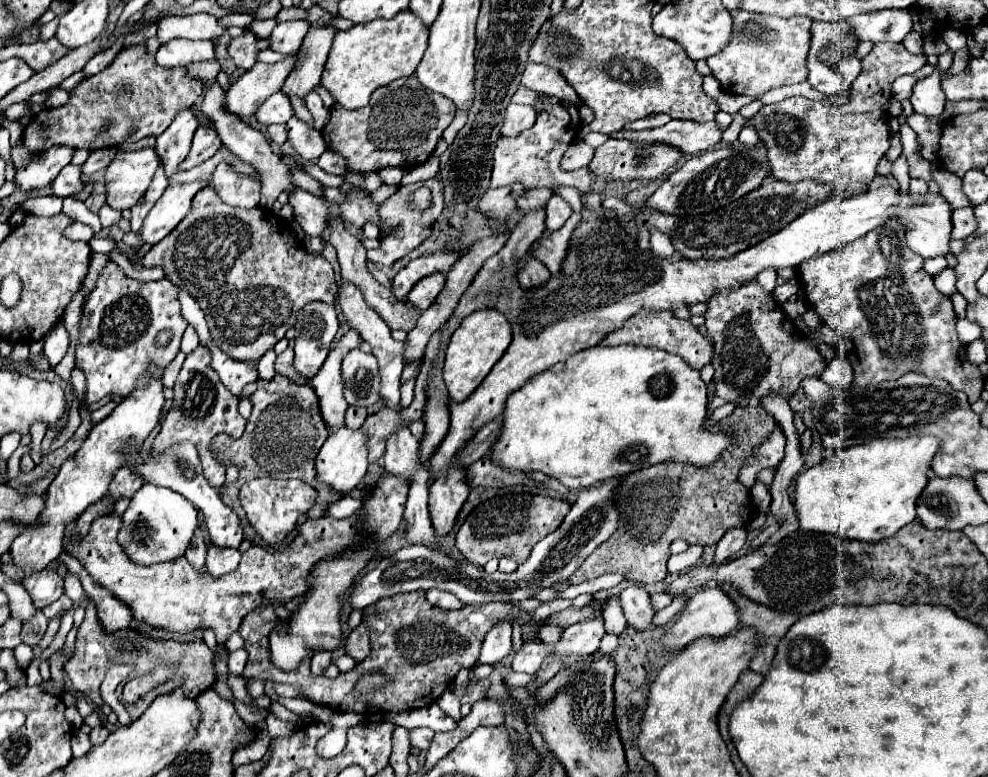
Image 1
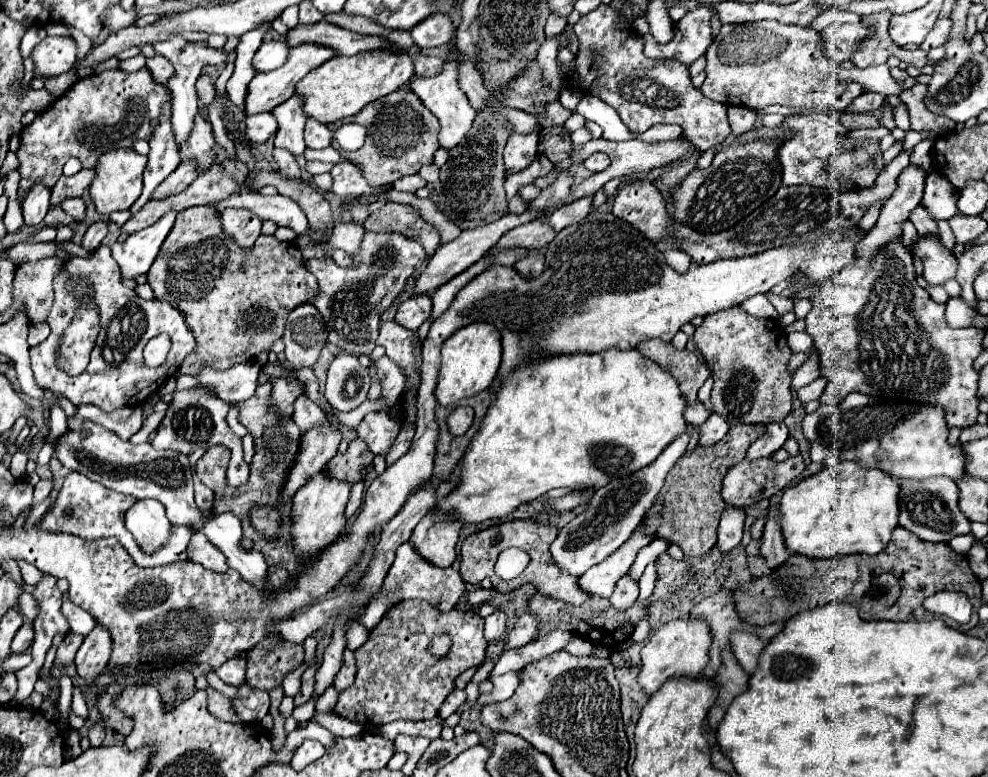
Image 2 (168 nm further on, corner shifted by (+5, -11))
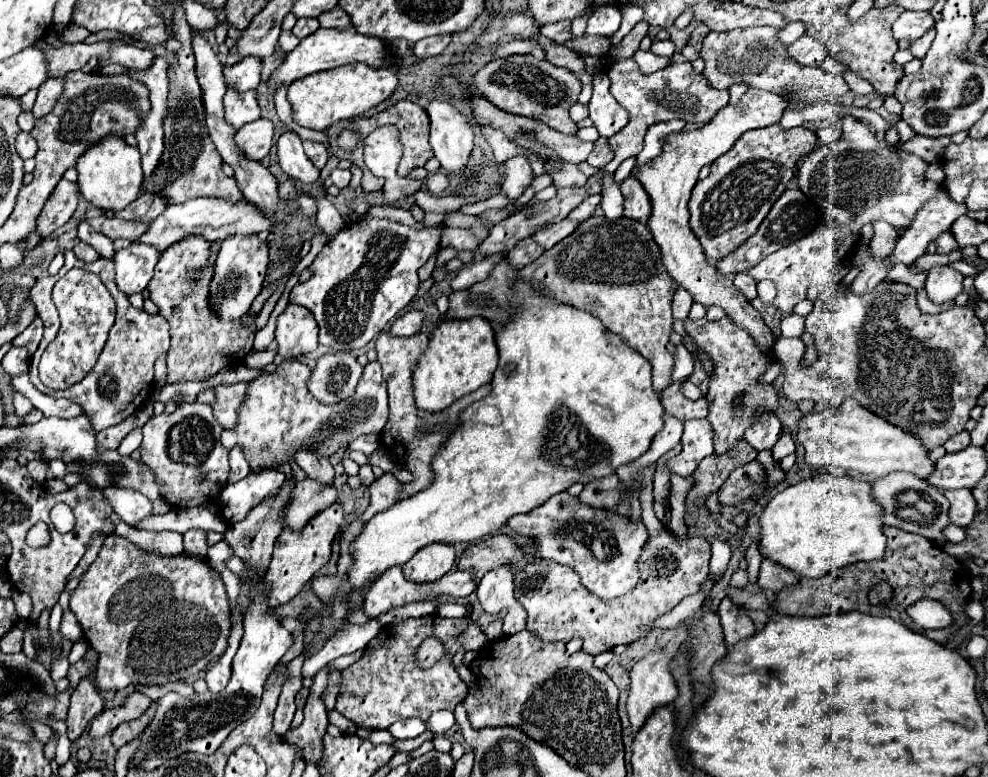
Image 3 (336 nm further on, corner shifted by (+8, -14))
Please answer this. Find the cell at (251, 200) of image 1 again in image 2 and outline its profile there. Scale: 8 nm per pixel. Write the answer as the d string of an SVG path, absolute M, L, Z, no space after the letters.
M224 209L220 219L222 219L226 233L232 235L236 239L236 243L246 249L252 247L256 237L260 235L262 219L254 217L254 213L246 211L246 209Z

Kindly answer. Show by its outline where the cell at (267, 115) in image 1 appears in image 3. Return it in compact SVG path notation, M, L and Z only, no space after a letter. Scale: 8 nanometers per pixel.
M255 120L245 124L241 130L237 130L235 134L235 142L239 144L239 150L243 150L243 154L249 160L263 160L273 144L273 124L271 120Z

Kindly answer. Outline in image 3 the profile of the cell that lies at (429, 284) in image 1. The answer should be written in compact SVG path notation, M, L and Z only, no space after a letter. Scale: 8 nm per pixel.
M409 310L393 322L389 332L393 336L411 336L411 334L419 332L421 324L423 324L423 312L421 310Z

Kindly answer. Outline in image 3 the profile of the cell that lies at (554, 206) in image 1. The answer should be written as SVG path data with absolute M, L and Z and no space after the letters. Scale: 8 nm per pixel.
M601 194L587 196L587 198L569 214L569 218L573 218L573 220L587 220L587 218L593 214L593 210L599 206L599 202L601 202Z

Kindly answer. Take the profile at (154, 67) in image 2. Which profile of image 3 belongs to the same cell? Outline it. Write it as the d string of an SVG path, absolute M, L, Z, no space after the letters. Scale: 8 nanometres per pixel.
M111 44L111 56L97 58L101 66L105 64L119 64L127 70L145 70L155 60L155 54L151 50L139 50L135 46L113 46Z

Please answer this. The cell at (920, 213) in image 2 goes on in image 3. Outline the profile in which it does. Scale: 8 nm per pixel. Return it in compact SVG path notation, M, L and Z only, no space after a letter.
M943 232L935 242L937 242L937 254L949 254L953 250L959 250L951 232Z

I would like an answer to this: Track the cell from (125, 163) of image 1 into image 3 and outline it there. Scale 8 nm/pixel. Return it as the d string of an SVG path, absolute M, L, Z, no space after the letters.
M105 136L99 144L93 144L89 152L83 152L83 156L79 156L75 168L79 172L79 192L87 202L101 210L119 212L141 192L143 172L139 164L139 150L129 146L121 136Z

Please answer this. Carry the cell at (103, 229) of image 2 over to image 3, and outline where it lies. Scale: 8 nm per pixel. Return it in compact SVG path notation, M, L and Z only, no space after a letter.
M77 242L77 244L73 246L73 252L75 252L75 256L77 256L79 260L83 260L83 262L95 262L95 260L99 258L99 254L97 254L89 244L85 244L85 242Z

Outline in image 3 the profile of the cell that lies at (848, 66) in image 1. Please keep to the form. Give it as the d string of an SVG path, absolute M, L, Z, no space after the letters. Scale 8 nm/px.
M853 116L843 118L841 138L813 150L799 168L799 190L815 200L825 210L823 226L809 232L805 238L781 248L779 252L767 256L749 274L759 280L771 280L777 286L777 296L773 300L775 308L791 314L793 306L805 300L805 292L811 282L811 274L815 268L823 264L823 260L839 260L837 250L847 248L855 250L859 242L859 230L863 224L885 220L895 232L901 236L907 230L907 224L915 218L915 212L923 206L923 202L931 200L943 184L929 182L925 178L927 162L913 154L901 154L899 146L887 144L887 140L879 140L861 120Z

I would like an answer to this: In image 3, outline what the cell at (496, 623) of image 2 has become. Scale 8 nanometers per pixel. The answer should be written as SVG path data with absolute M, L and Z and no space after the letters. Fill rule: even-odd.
M505 564L503 568L495 568L483 576L477 586L477 596L485 612L499 614L508 608L508 614L503 619L503 633L506 636L516 634L526 628L527 613L513 596L513 566ZM523 618L523 628L519 629L519 619Z

